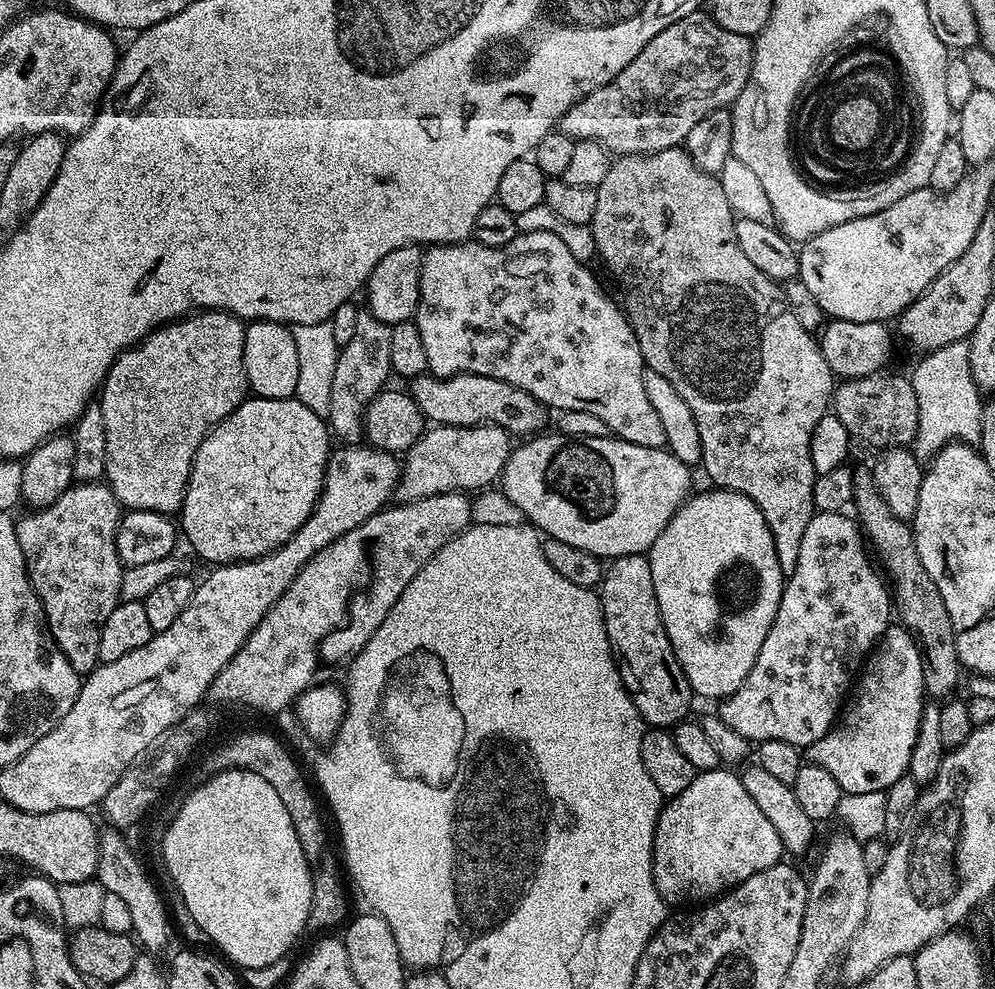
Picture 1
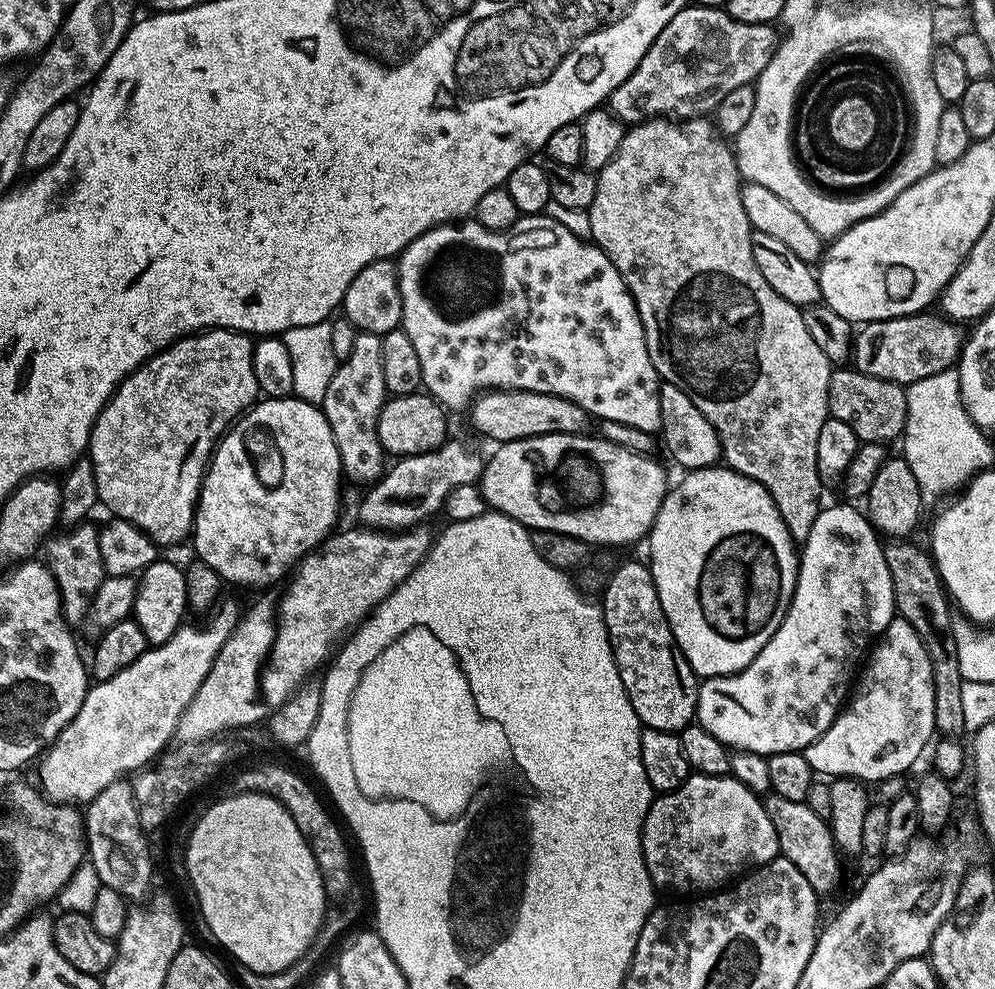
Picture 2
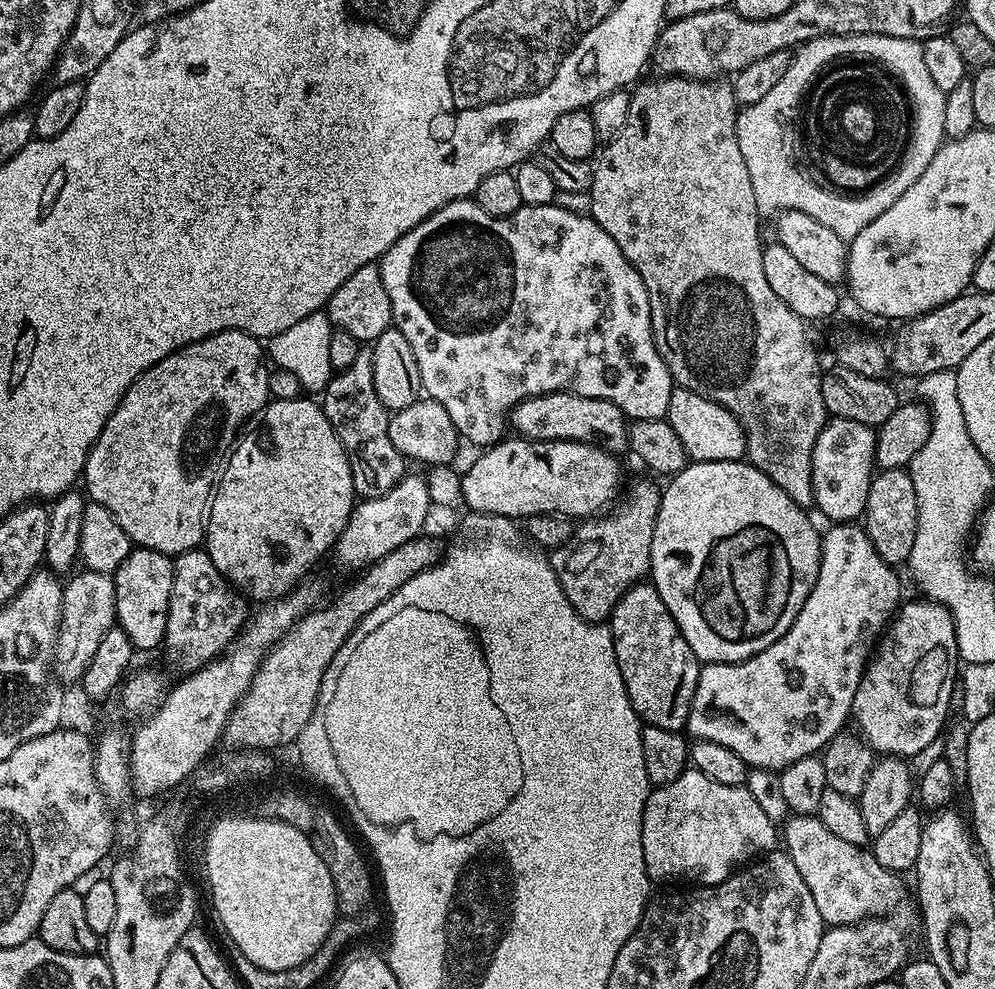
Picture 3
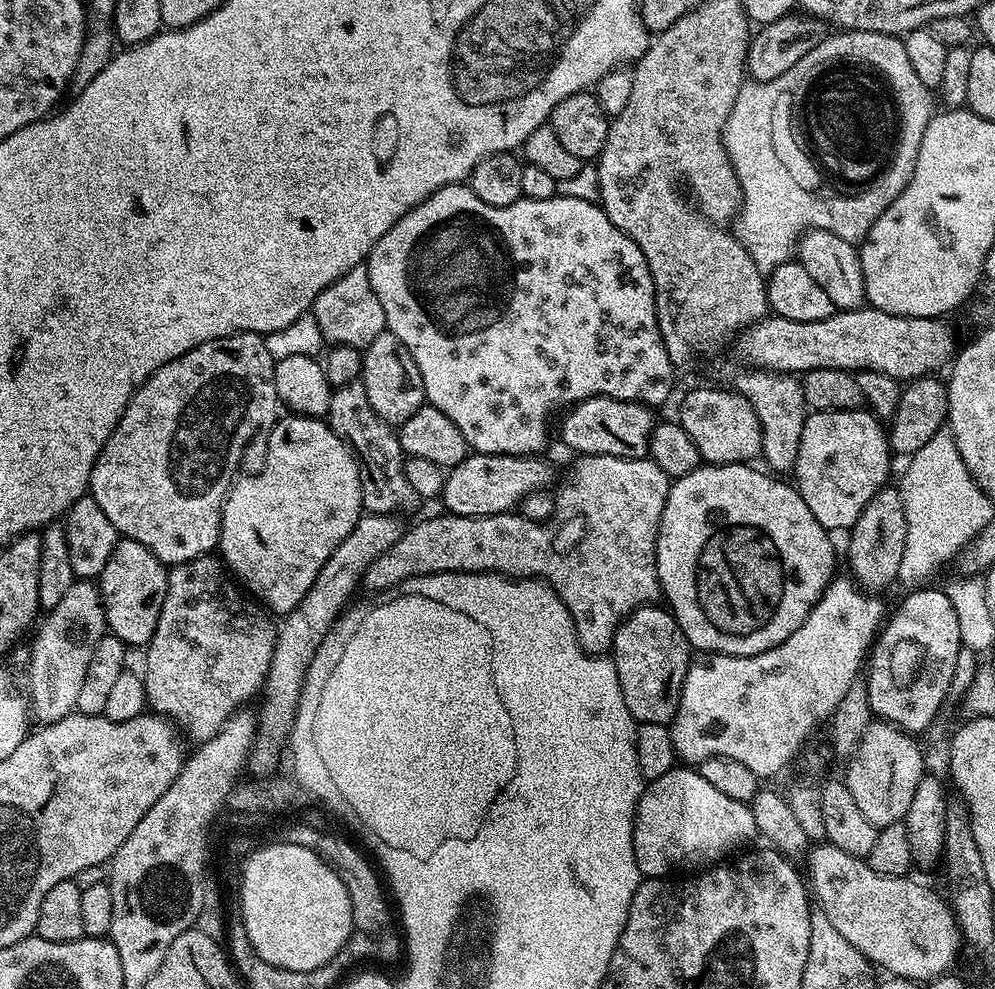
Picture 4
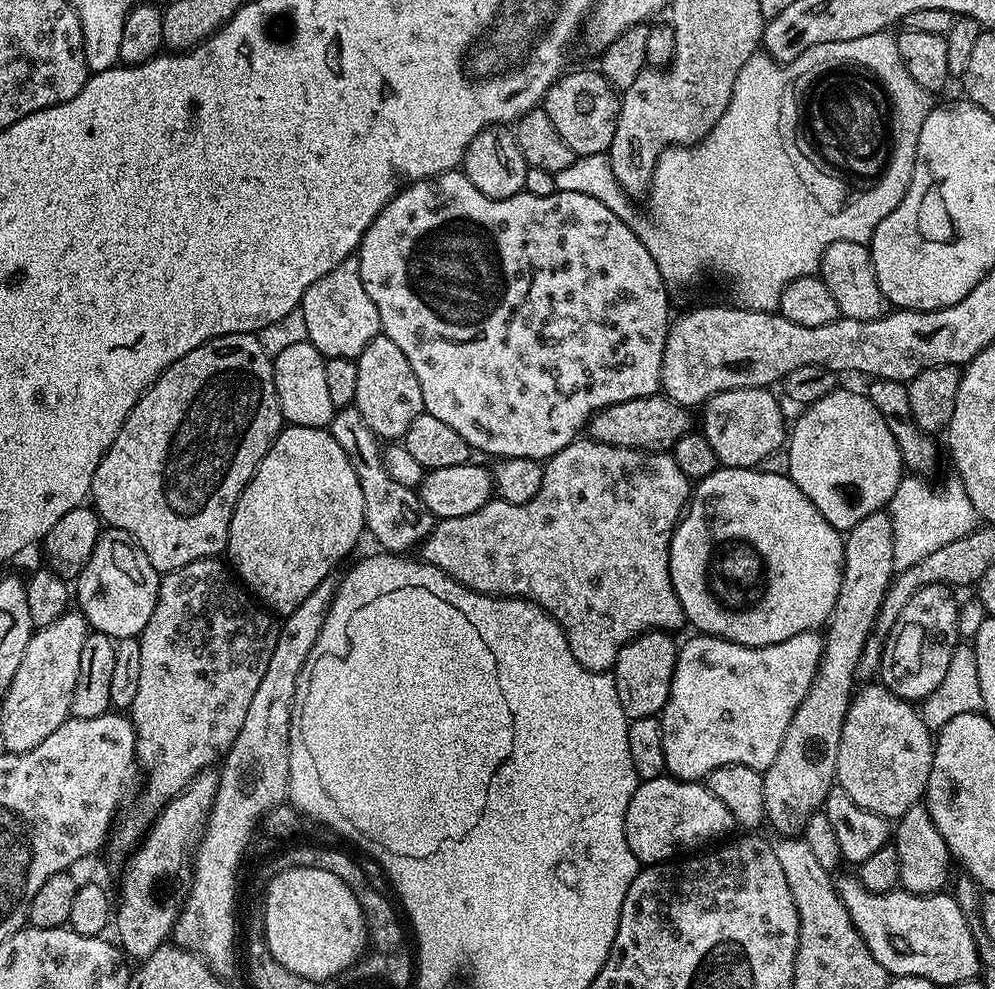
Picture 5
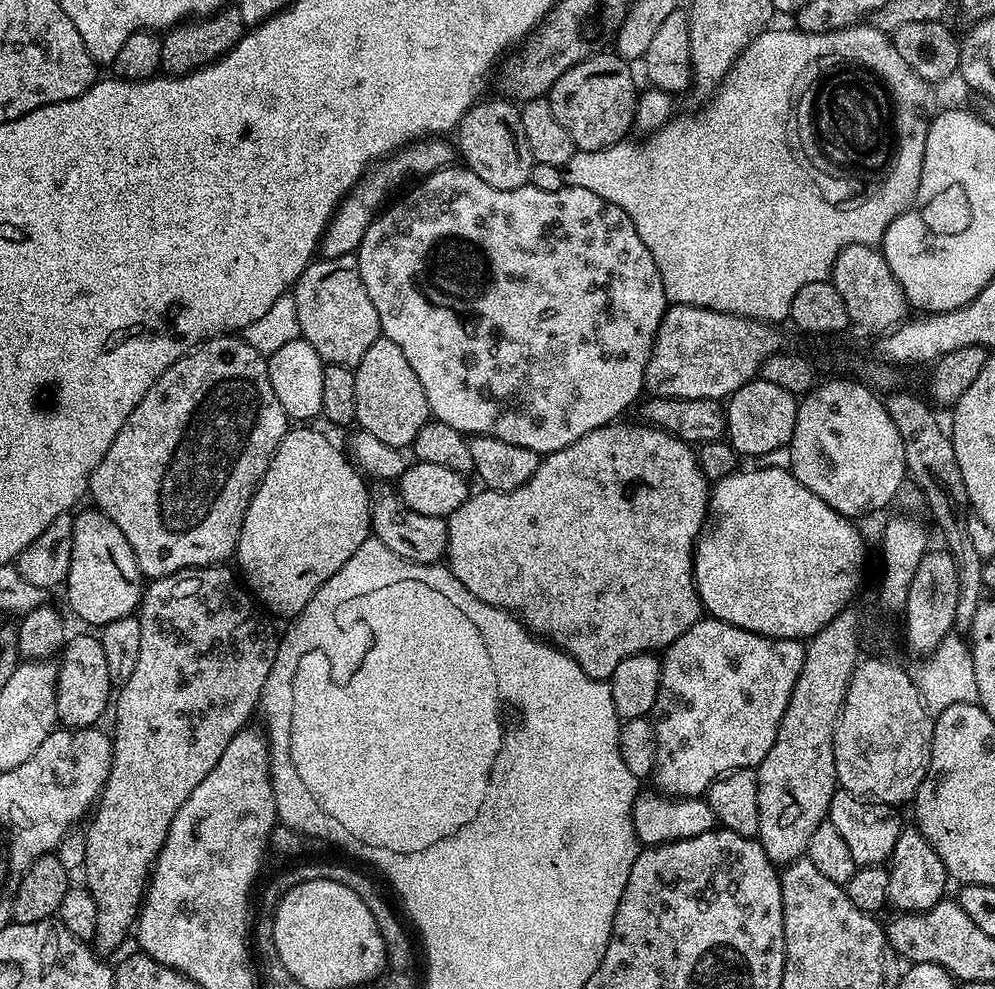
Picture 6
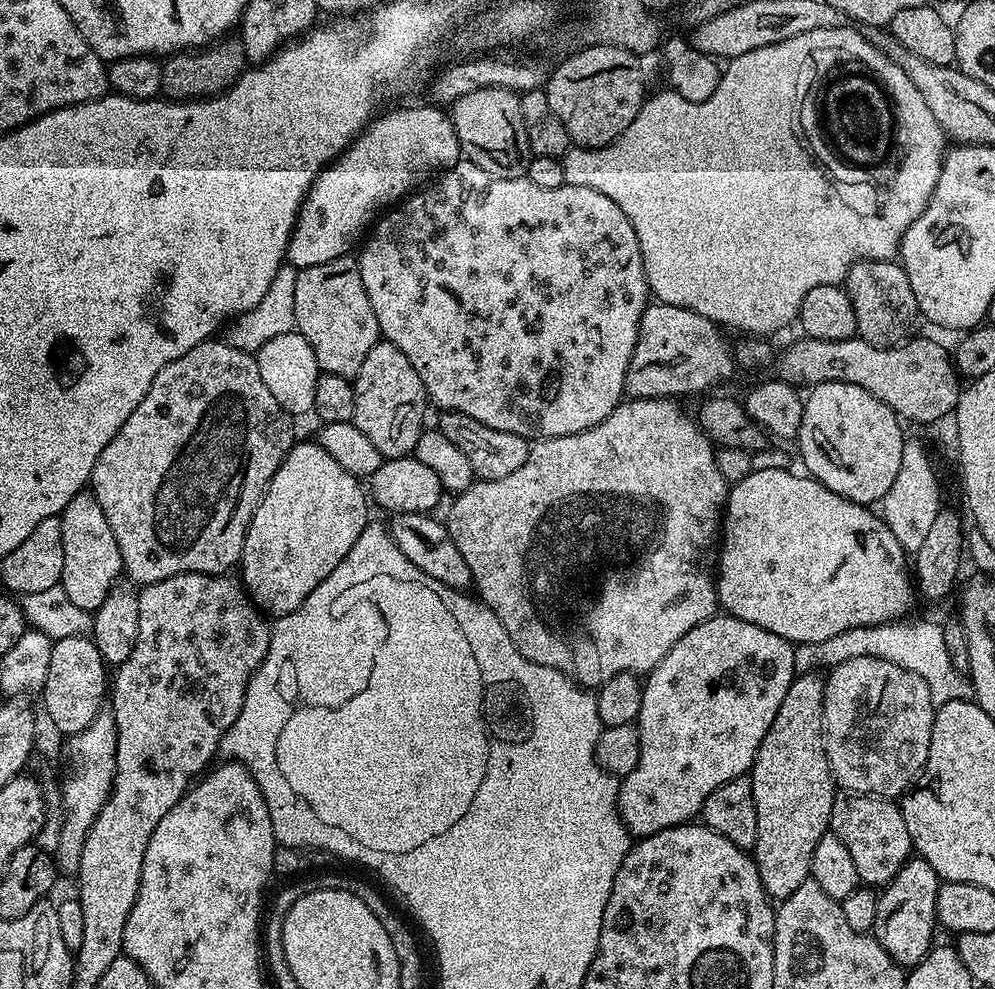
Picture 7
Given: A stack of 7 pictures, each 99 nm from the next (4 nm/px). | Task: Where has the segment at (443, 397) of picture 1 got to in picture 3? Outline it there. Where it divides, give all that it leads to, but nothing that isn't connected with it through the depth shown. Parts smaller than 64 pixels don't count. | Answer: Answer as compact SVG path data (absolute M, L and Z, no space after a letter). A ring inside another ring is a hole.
M547 392L518 402L510 409L510 428L517 437L526 440L582 442L613 454L628 448L628 424L623 410L609 400L586 398L573 392Z

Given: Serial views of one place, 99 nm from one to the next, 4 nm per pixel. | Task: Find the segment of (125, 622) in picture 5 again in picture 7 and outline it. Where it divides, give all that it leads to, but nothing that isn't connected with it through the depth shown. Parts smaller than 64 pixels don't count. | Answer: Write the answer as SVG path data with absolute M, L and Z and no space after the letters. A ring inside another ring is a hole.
M88 490L79 492L64 507L59 518L64 551L59 587L66 590L66 598L70 598L74 606L90 614L95 613L96 608L102 606L106 594L110 594L110 590L118 583L124 572L122 554L118 550L114 530L110 530L110 522L106 522L106 514L102 514L102 506L98 506L96 497Z

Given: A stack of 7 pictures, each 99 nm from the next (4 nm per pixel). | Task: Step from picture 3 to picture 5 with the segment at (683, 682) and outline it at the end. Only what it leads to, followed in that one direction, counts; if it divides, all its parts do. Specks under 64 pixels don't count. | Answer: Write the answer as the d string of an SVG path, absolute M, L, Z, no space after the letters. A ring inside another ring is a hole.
M653 630L651 632L645 632L642 636L635 636L626 646L622 646L622 650L618 654L614 665L614 675L616 678L616 689L618 690L618 702L622 702L622 710L628 716L629 721L637 720L638 718L646 718L647 716L659 717L660 713L663 712L666 702L670 698L670 682L674 678L674 666L676 665L676 653L678 651L677 641L674 642L672 639L673 637L667 632Z

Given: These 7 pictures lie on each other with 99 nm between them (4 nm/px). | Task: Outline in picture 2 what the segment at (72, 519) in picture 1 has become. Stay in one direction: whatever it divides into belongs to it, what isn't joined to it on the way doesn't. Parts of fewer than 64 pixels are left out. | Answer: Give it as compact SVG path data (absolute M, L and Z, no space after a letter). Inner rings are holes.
M92 522L77 524L67 530L60 531L47 537L42 548L42 556L48 569L52 571L54 582L60 591L64 617L68 620L69 625L77 626L76 624L89 619L92 599L98 586L102 586L106 575L102 550L98 550L100 534L97 525L92 525Z

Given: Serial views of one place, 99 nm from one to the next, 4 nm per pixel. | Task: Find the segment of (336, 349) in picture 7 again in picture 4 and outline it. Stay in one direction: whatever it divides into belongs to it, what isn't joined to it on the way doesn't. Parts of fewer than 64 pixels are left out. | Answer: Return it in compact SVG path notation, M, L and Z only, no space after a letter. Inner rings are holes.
M364 264L354 266L342 274L338 282L326 286L326 290L322 290L312 303L310 311L318 322L318 330L322 330L325 341L332 346L341 344L363 350L386 330L382 302L378 302L378 294L374 294L374 286L370 286L368 269Z

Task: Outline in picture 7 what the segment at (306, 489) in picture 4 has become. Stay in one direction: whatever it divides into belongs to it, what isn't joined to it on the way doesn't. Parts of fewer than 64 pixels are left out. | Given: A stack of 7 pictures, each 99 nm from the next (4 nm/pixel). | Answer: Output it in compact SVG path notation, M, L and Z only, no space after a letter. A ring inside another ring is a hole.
M312 442L312 444L300 443L293 443L292 449L286 454L286 458L280 463L279 470L277 470L274 478L268 484L268 489L264 491L264 497L260 499L259 506L254 510L238 565L239 571L244 571L242 583L248 595L251 596L252 603L273 617L285 616L294 610L298 610L298 606L302 606L302 602L306 602L306 598L310 598L314 586L322 583L339 566L342 558L346 558L346 554L350 554L350 546L354 546L354 542L358 542L358 534L362 534L362 530L370 523L370 516L368 516L370 500L366 495L365 485L363 488L360 485L363 483L357 477L350 475L346 470L342 470L342 466L338 466L338 462L334 462L334 458L330 458L330 454L326 454L326 450L318 442Z

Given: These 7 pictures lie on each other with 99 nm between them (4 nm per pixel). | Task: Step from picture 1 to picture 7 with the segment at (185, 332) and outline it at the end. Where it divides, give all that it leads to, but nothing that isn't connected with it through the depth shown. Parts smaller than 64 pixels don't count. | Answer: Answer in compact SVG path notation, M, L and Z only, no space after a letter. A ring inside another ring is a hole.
M220 338L203 340L194 350L186 350L182 358L174 358L162 370L158 370L158 378L150 382L150 390L146 390L146 398L138 402L134 414L126 418L122 430L114 434L114 438L102 450L98 462L92 471L90 491L96 497L98 506L102 506L102 514L106 514L106 522L110 522L110 530L114 530L114 538L118 542L118 550L122 554L124 572L129 581L137 585L153 584L183 572L206 572L209 574L228 574L240 563L240 555L244 549L244 539L252 521L254 510L259 506L264 491L279 470L280 463L292 449L297 439L292 429L293 417L274 399L274 394L266 390L266 382L262 382L262 374L258 374L258 362L255 355L243 352Z

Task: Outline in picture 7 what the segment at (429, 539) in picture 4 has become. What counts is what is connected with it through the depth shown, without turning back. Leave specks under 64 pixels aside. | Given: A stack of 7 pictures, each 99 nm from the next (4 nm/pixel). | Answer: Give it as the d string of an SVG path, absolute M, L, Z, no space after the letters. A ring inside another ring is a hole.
M625 398L621 400L619 406L610 415L602 418L602 422L598 422L598 426L590 426L590 430L582 430L578 434L566 434L558 438L546 438L545 440L535 441L528 449L526 462L522 462L522 466L518 470L514 470L514 474L506 474L506 478L498 478L497 480L477 479L465 492L459 493L453 499L456 501L453 502L448 516L446 515L450 538L458 546L462 558L466 558L466 566L470 566L475 595L496 615L498 622L502 622L502 626L506 626L506 634L510 634L510 642L514 642L514 646L518 646L518 650L530 662L541 664L542 666L550 666L564 676L570 677L575 684L579 684L588 690L599 689L601 684L605 684L610 678L614 678L623 672L634 672L637 674L651 672L654 666L658 666L658 662L662 662L662 658L670 650L670 646L674 646L674 642L678 642L678 638L682 638L682 634L694 630L694 626L706 622L710 617L717 615L718 612L716 581L714 579L714 549L717 547L718 533L722 528L721 509L723 509L728 499L730 484L724 480L719 472L718 462L716 461L717 449L712 441L701 430L695 419L689 413L687 416L676 404L679 403L672 398L657 398L654 400Z

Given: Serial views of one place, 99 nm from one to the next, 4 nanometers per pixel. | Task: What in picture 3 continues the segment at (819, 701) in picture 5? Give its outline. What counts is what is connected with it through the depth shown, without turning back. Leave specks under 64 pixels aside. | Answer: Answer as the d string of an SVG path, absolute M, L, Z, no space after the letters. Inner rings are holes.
M886 468L873 475L872 485L866 494L862 527L873 550L885 563L899 566L907 561L910 546L914 546L916 533L916 499L911 471L903 468Z

